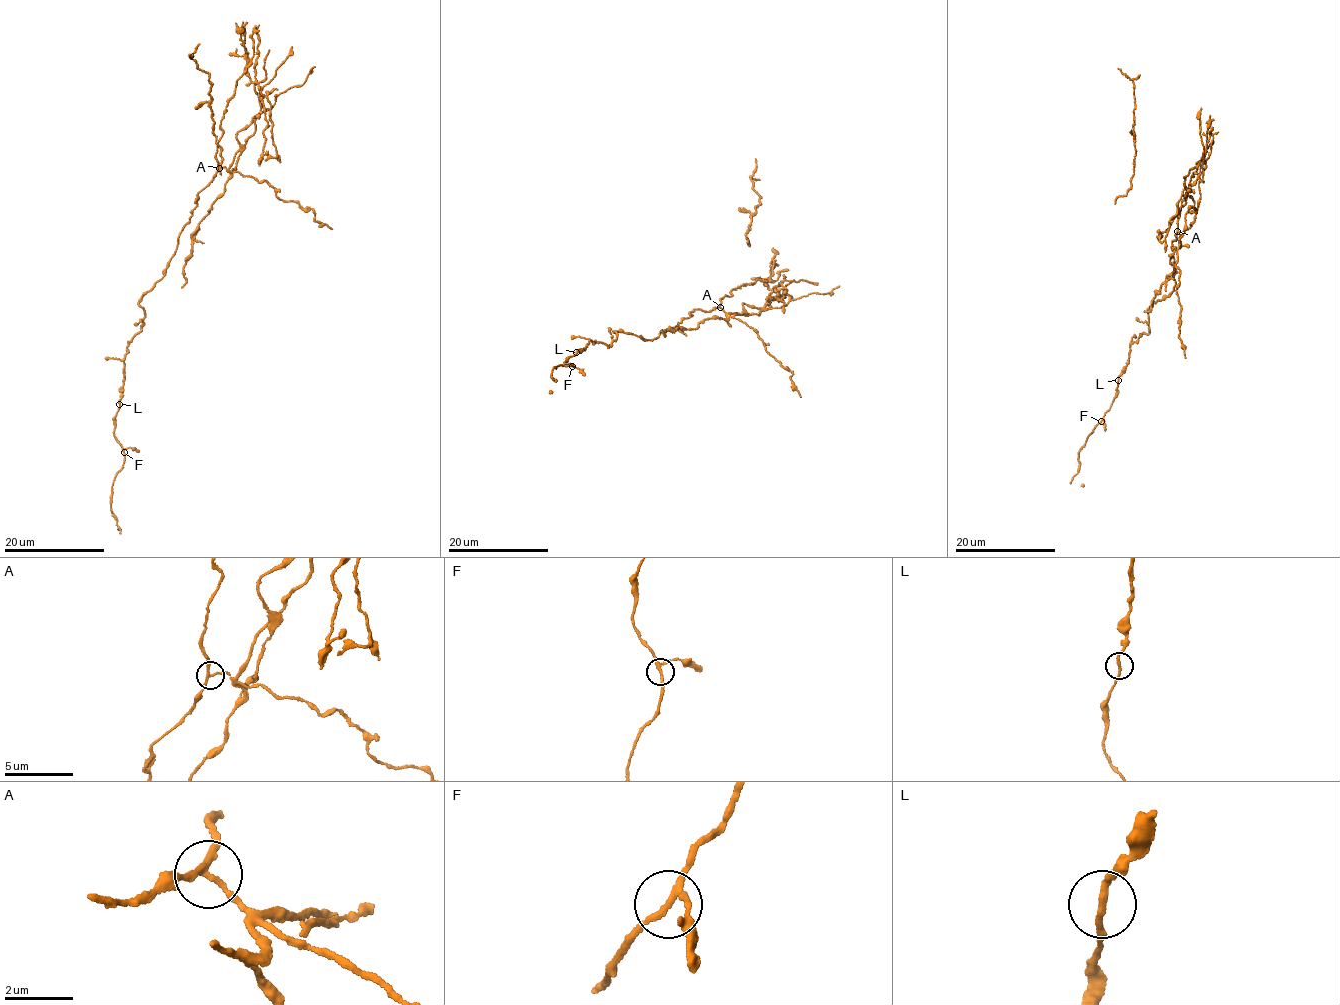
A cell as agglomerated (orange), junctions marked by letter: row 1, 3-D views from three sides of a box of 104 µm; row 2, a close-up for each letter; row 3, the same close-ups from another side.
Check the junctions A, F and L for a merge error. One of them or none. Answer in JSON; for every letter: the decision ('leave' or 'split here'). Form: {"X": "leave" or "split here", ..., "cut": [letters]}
{"A": "split here", "F": "leave", "L": "leave", "cut": ["A"]}

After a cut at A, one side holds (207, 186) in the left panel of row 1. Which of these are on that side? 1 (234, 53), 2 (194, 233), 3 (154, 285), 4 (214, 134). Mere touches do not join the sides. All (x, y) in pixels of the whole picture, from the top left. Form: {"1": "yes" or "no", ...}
{"1": "no", "2": "no", "3": "yes", "4": "no"}

